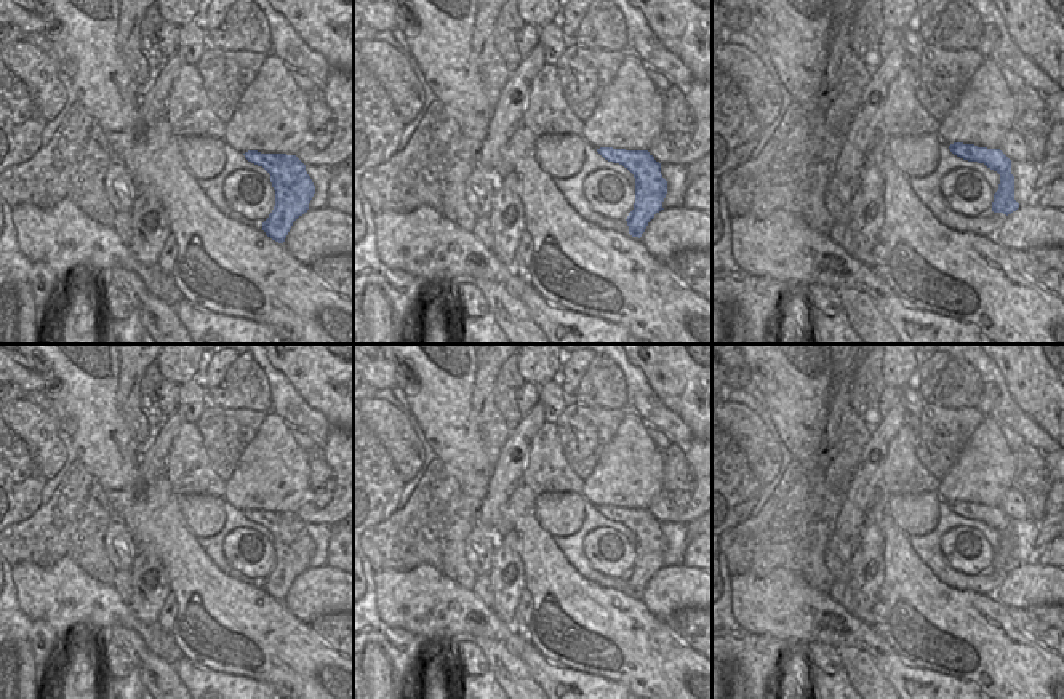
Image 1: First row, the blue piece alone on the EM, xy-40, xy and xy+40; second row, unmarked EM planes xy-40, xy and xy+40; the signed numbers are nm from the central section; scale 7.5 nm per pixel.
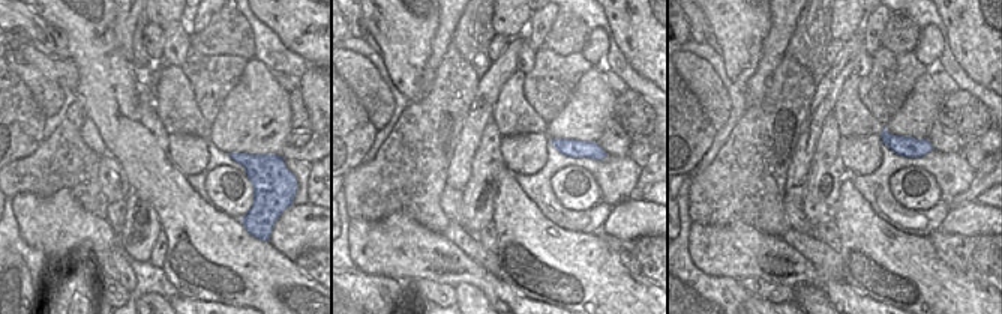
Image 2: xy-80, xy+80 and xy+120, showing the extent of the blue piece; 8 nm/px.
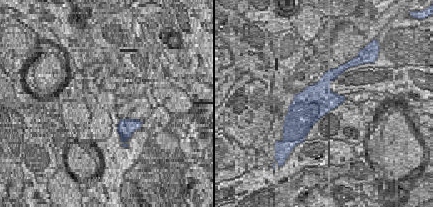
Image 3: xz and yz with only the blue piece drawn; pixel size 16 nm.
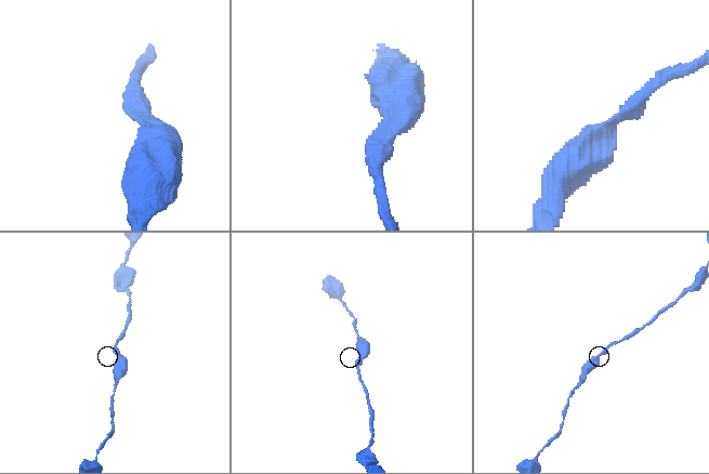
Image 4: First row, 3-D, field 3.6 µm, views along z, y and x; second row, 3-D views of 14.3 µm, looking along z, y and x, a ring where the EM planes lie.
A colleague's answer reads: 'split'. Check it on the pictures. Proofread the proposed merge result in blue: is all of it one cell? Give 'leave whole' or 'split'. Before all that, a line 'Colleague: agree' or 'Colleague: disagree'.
Colleague: disagree
leave whole

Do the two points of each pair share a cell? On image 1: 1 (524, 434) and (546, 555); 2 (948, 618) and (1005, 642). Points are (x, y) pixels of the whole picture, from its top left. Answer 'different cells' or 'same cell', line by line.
1: different cells
2: same cell

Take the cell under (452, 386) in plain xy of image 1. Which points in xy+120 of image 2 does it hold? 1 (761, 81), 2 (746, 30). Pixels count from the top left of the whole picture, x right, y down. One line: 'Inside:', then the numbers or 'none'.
Inside: 2

